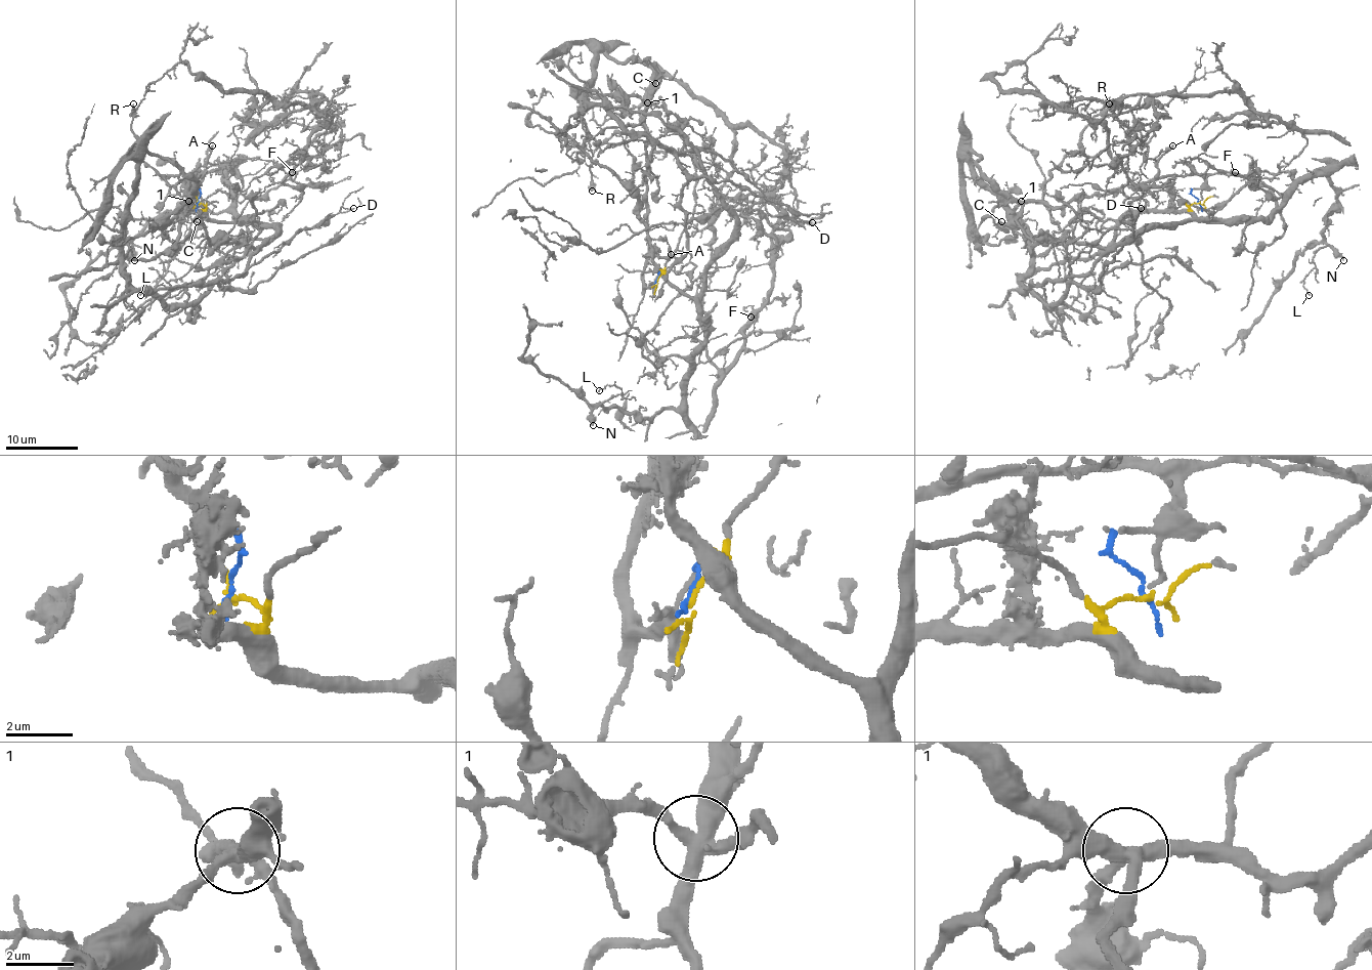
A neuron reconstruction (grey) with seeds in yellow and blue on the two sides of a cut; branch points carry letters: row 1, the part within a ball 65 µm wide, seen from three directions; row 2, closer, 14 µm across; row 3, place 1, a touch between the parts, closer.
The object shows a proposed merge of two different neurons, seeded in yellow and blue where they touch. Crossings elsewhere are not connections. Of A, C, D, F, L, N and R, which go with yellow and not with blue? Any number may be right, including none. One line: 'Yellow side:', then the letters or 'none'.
Yellow side: D, F, L, N

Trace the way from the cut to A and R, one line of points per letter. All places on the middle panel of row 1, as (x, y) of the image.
A: (656, 281), (658, 273), (649, 286), (644, 282), (644, 266), (651, 241), (666, 239), (671, 255)
R: (656, 281), (658, 273), (649, 286), (644, 282), (647, 130), (642, 125), (628, 125), (593, 154), (591, 190)

